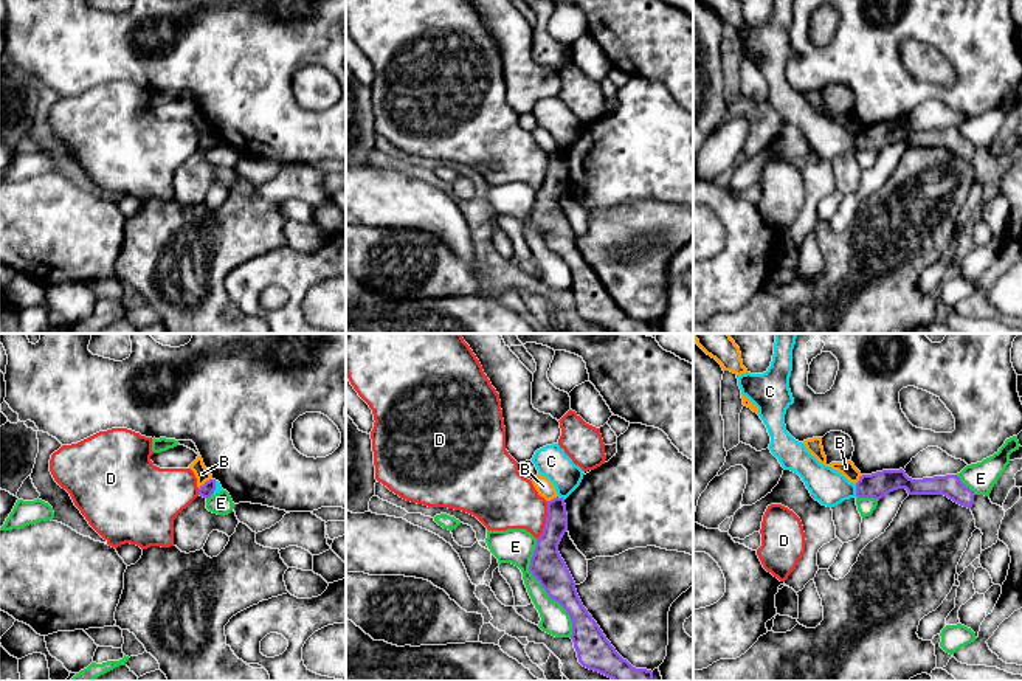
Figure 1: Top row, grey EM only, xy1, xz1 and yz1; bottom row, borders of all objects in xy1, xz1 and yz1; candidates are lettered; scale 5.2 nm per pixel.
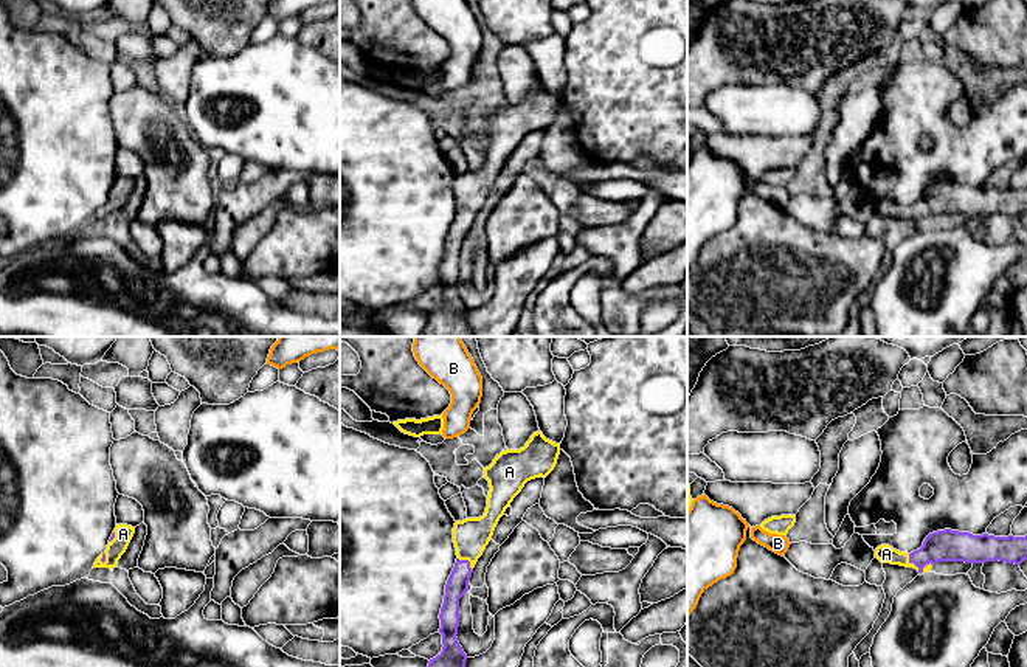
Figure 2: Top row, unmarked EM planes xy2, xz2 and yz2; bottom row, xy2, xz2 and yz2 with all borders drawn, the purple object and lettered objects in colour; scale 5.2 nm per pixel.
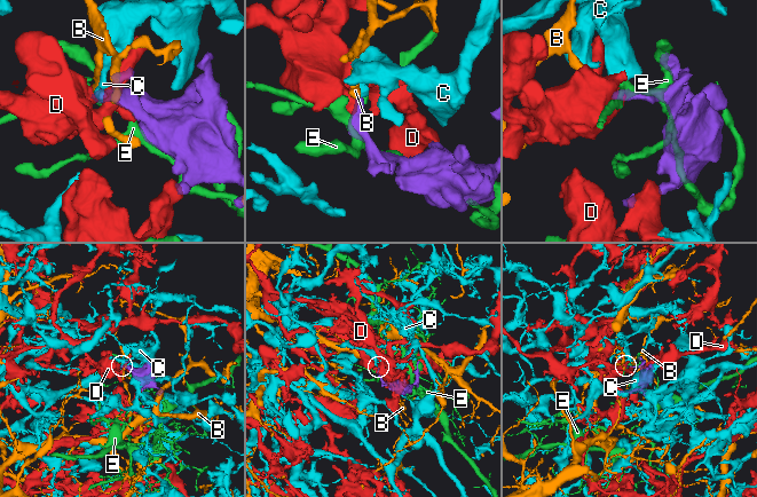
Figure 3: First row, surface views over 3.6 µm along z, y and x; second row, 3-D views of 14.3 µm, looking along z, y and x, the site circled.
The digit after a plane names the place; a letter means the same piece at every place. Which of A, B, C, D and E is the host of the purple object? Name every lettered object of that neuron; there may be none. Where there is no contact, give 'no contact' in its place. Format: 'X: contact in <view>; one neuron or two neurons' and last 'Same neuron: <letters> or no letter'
A: contact in xz2; one neuron
B: contact in xy1; two neurons
C: contact in yz1; two neurons
D: contact in xz1; two neurons
E: contact in xz1; two neurons
Same neuron: A

